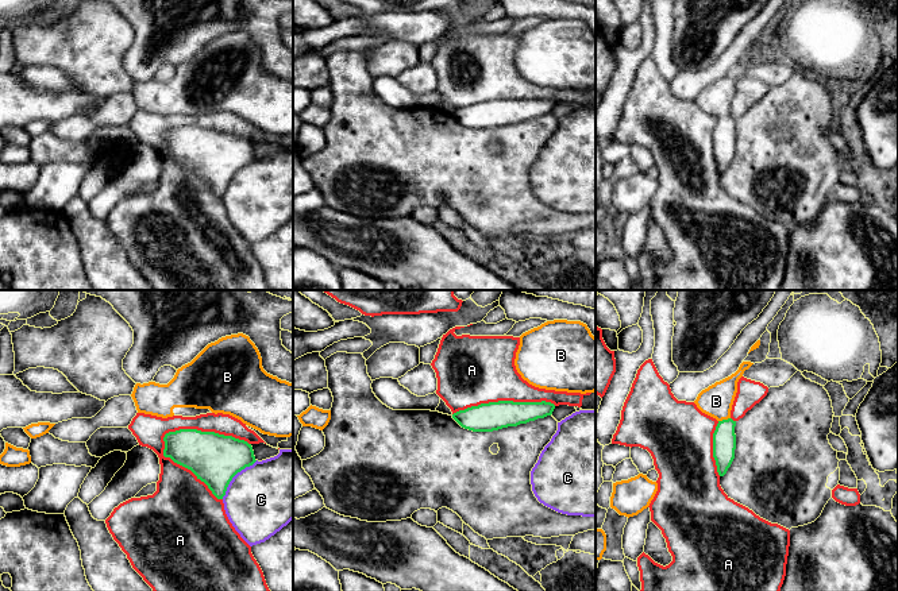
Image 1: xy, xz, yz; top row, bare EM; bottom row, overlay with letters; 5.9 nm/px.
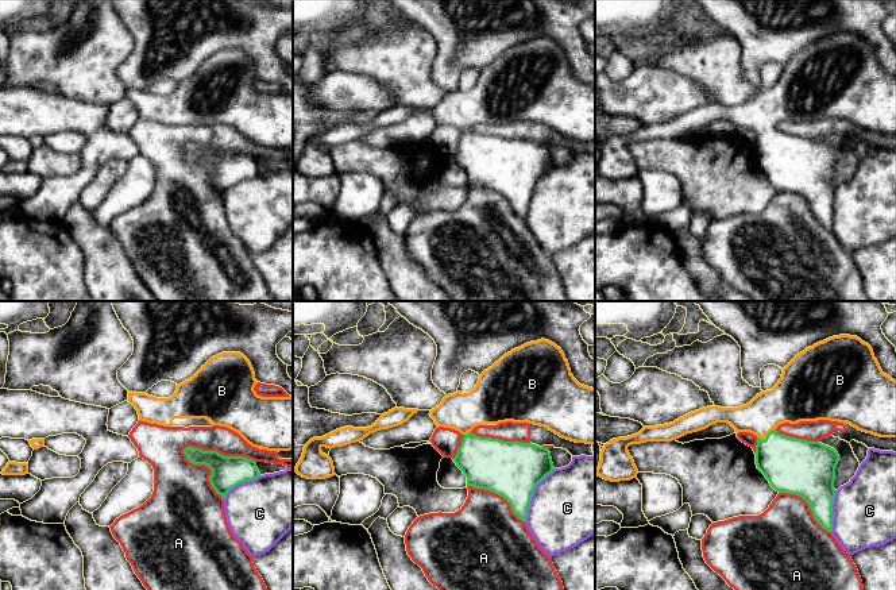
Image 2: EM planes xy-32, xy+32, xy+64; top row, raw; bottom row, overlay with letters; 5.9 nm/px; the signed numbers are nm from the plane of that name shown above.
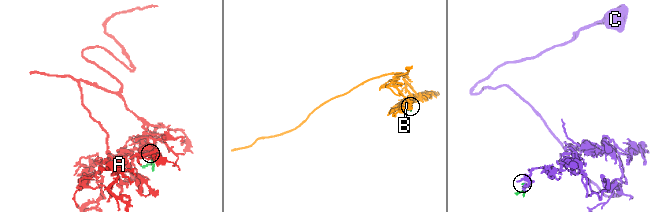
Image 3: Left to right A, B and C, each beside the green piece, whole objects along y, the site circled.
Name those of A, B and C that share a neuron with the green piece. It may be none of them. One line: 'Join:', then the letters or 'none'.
Join: B

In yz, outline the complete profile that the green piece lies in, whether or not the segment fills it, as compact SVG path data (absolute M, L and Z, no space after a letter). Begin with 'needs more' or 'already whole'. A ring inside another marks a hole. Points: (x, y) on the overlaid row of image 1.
needs more; M743 362L735 374L702 390L694 401L702 413L718 421L713 433L713 457L720 476L727 474L735 459L736 421L731 418L731 410L737 393L737 382L752 364Z

